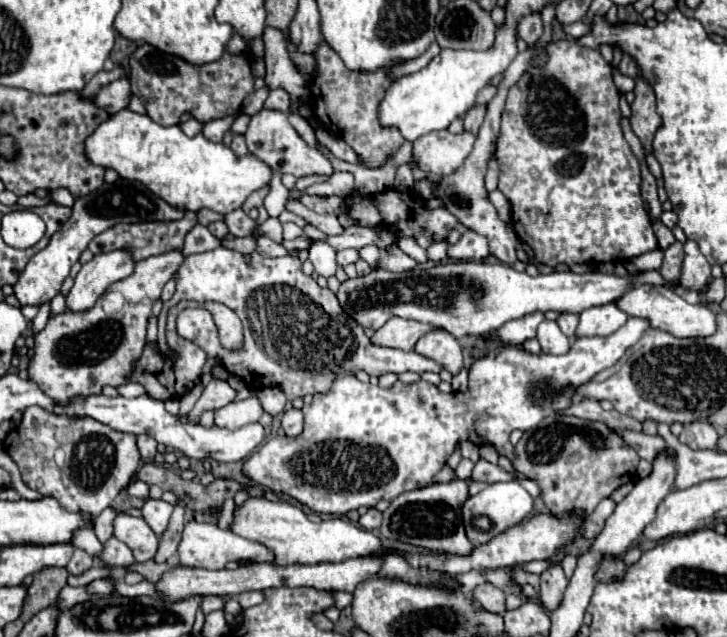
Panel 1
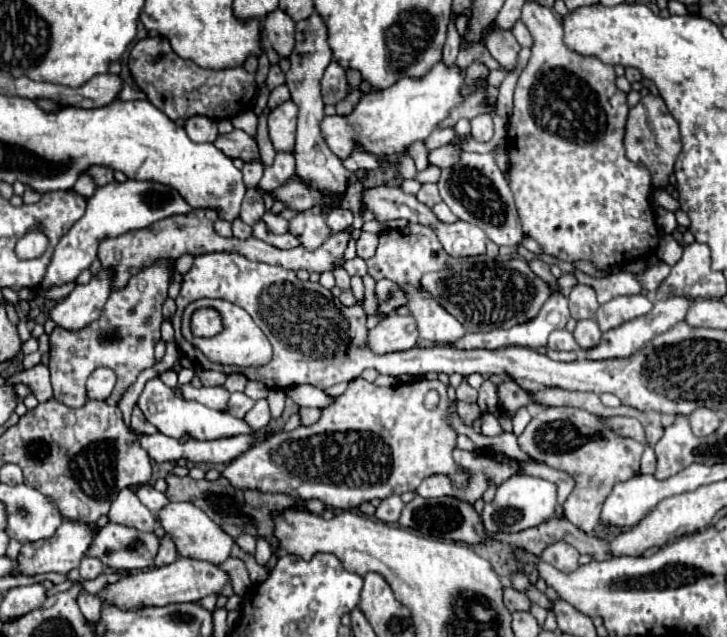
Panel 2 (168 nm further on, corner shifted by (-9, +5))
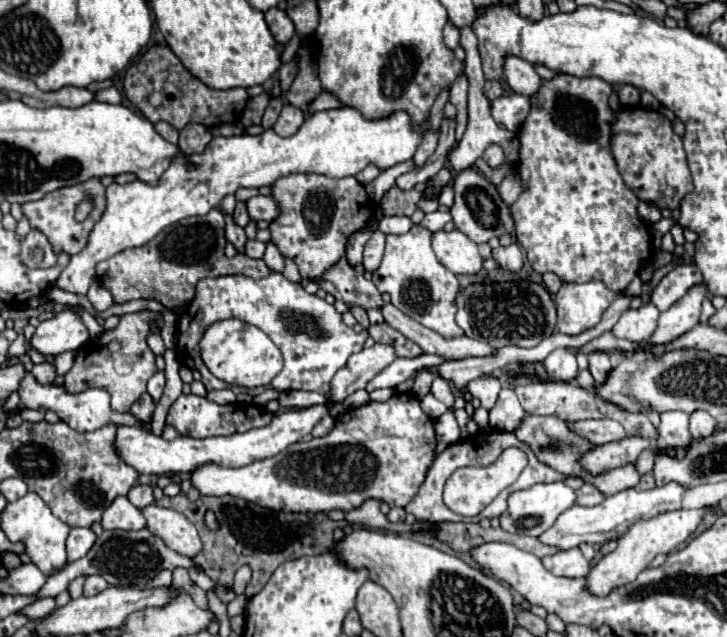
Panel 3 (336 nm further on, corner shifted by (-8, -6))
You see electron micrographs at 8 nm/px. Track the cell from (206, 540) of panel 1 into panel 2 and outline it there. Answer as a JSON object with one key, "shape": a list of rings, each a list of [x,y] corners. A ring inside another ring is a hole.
{"shape":[[[169,503],[169,505],[165,505],[165,509],[161,509],[157,513],[157,517],[159,517],[163,529],[173,537],[173,541],[179,549],[179,555],[209,561],[215,565],[221,565],[231,555],[233,537],[229,533],[225,533],[213,519],[209,519],[207,513],[197,509],[193,503]]]}

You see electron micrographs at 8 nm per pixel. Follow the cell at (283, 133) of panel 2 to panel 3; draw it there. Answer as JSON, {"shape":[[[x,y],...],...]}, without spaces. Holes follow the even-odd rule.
{"shape":[[[286,104],[282,108],[282,112],[280,112],[278,122],[274,124],[274,132],[280,134],[280,136],[292,136],[292,134],[298,132],[302,122],[304,122],[304,112],[300,108],[296,108],[296,106]]]}

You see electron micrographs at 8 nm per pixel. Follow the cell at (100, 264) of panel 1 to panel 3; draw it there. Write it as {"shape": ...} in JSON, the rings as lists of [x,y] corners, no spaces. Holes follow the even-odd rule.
{"shape":[[[66,308],[60,310],[54,318],[40,322],[34,336],[30,338],[30,346],[44,356],[58,356],[66,350],[78,350],[88,340],[90,334],[80,316]]]}

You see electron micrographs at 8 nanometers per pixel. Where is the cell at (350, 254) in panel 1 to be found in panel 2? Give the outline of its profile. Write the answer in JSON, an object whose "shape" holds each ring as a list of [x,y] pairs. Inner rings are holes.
{"shape":[[[361,233],[361,237],[357,239],[357,257],[361,257],[361,259],[373,257],[373,253],[377,249],[377,241],[379,241],[377,233]]]}

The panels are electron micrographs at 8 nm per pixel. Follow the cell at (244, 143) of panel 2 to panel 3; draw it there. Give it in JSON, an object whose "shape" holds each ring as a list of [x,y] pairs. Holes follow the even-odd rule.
{"shape":[[[344,106],[308,116],[302,128],[288,138],[278,136],[270,128],[258,136],[240,134],[230,138],[212,138],[202,154],[186,156],[178,152],[156,186],[142,180],[108,186],[108,206],[102,220],[90,232],[88,246],[70,258],[68,266],[56,280],[56,286],[72,294],[86,294],[96,278],[96,262],[126,248],[148,244],[162,228],[176,224],[182,218],[208,214],[212,208],[220,206],[224,196],[234,194],[238,188],[272,186],[276,180],[296,172],[344,178],[356,176],[368,164],[376,164],[386,170],[394,164],[406,162],[414,156],[426,130],[430,130],[430,122],[412,124],[406,112],[394,112],[384,120],[372,122],[366,120],[356,108]]]}

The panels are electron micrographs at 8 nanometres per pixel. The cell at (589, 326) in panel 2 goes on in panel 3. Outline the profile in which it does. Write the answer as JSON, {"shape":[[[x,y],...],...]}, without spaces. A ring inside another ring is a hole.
{"shape":[[[594,352],[592,356],[588,356],[588,360],[590,360],[590,372],[596,380],[596,386],[602,386],[606,382],[608,374],[614,370],[612,358],[604,352]]]}

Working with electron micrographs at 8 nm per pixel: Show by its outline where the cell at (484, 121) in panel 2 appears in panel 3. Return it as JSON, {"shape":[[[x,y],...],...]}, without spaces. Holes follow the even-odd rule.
{"shape":[[[492,144],[492,148],[486,148],[486,152],[484,152],[482,158],[484,158],[486,164],[492,166],[492,168],[498,168],[498,166],[502,166],[502,164],[506,162],[504,152],[502,152],[502,148],[500,148],[498,144]]]}

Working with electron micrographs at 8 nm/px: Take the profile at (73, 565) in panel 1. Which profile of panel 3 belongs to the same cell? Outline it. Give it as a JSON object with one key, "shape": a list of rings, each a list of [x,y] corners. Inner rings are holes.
{"shape":[[[86,576],[86,584],[84,584],[84,596],[94,596],[102,590],[108,588],[108,582],[102,576]]]}

